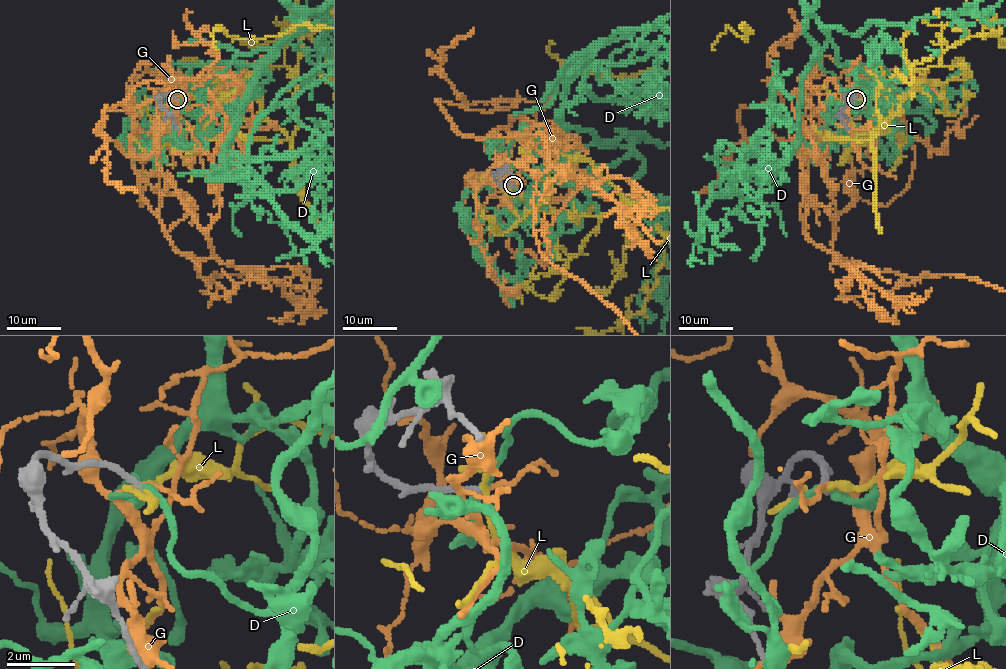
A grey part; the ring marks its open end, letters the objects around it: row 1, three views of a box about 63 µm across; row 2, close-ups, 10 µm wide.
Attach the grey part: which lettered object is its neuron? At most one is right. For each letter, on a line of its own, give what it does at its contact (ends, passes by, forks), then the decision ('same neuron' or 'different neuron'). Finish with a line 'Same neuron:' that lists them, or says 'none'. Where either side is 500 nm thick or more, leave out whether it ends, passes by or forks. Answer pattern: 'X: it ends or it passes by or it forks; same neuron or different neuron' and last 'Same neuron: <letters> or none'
D: it forks; different neuron
G: it passes by; different neuron
L: it passes by; different neuron
Same neuron: none

